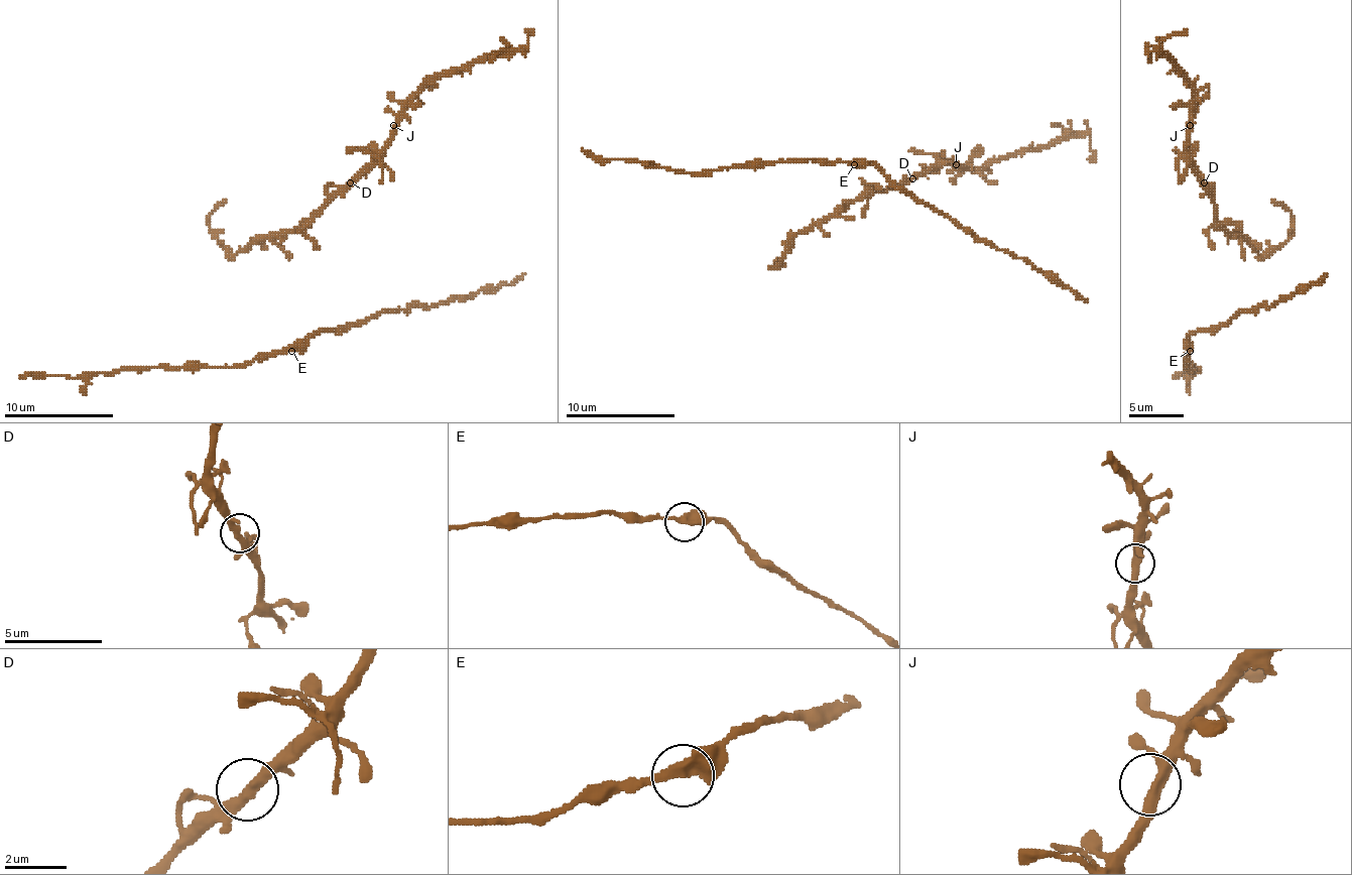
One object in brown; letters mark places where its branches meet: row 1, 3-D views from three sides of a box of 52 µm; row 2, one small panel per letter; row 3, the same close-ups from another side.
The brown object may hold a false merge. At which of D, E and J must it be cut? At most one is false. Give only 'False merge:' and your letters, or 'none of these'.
False merge: none of these

